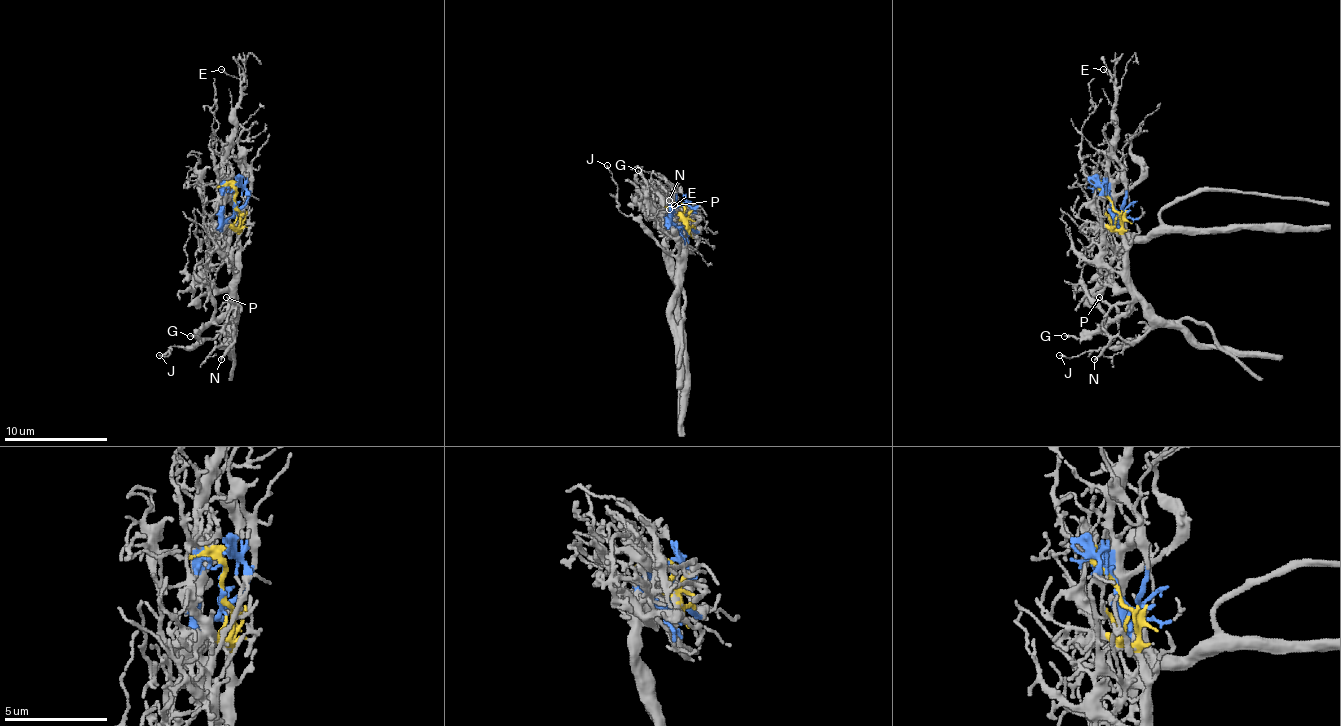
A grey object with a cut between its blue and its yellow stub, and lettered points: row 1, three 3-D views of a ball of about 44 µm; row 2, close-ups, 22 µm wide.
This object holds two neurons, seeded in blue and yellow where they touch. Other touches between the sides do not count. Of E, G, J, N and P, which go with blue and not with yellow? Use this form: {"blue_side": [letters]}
{"blue_side": ["E"]}

